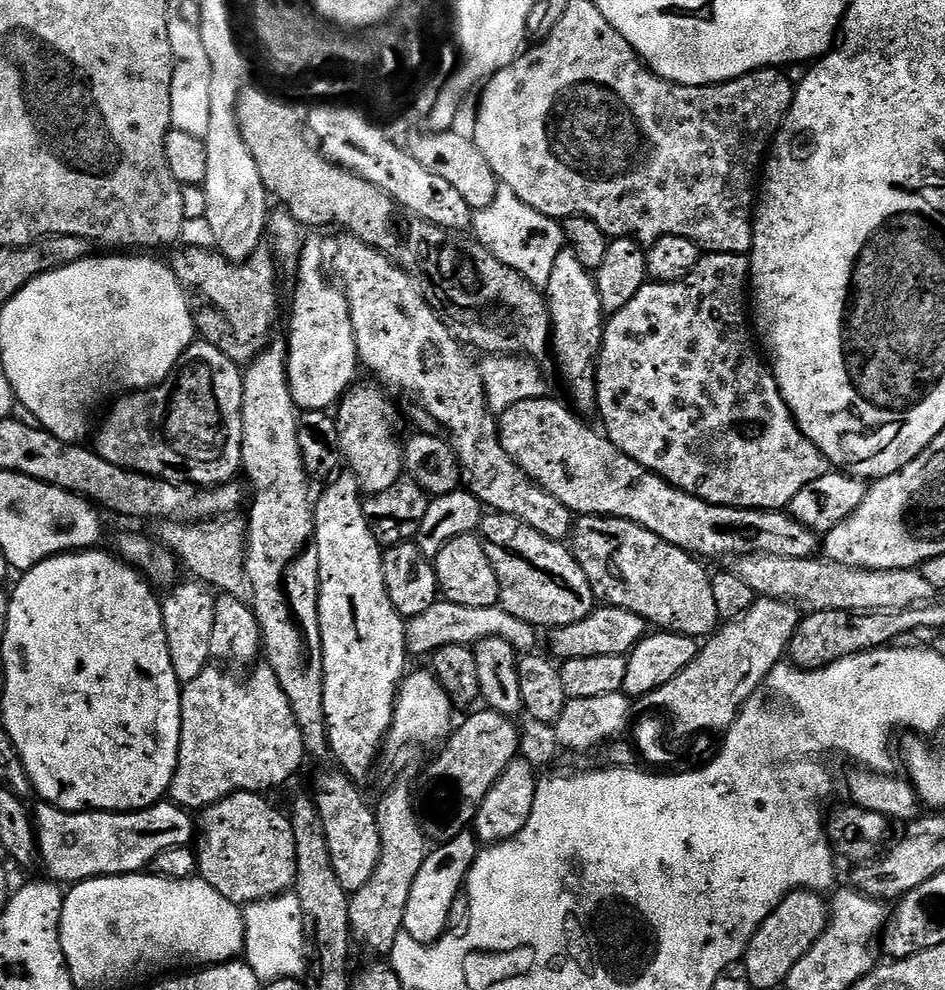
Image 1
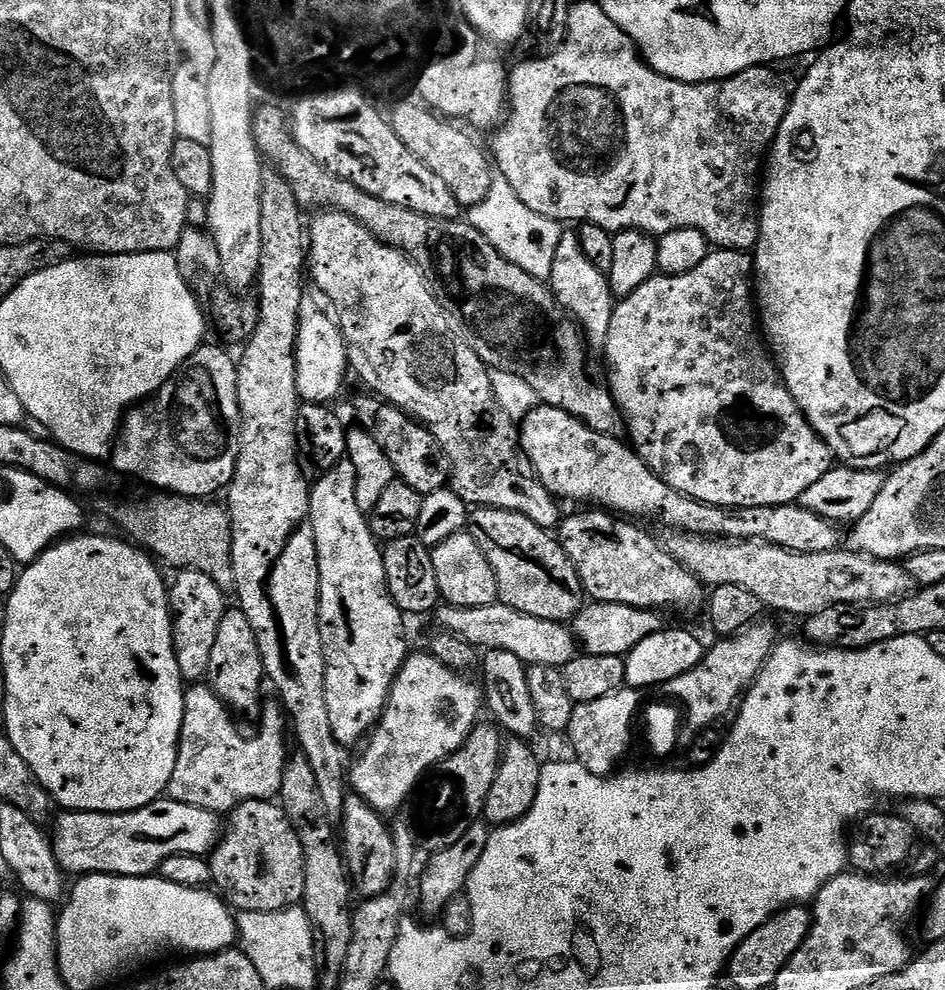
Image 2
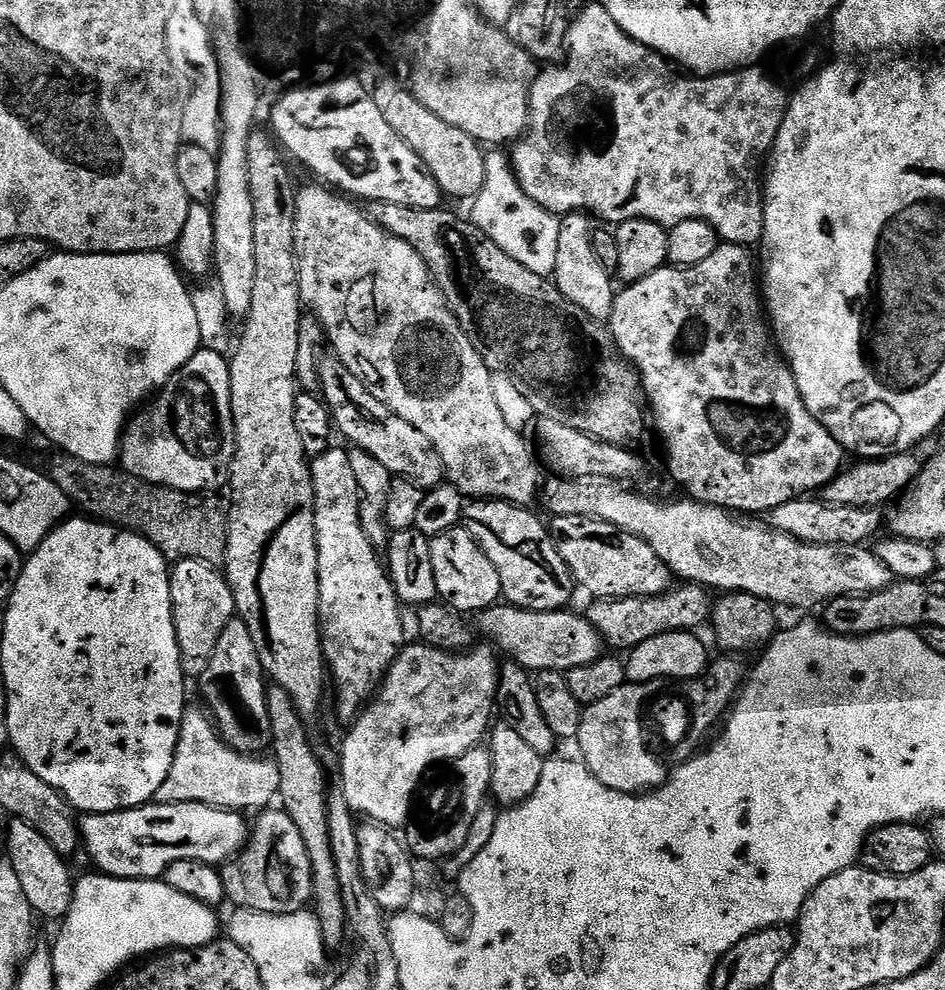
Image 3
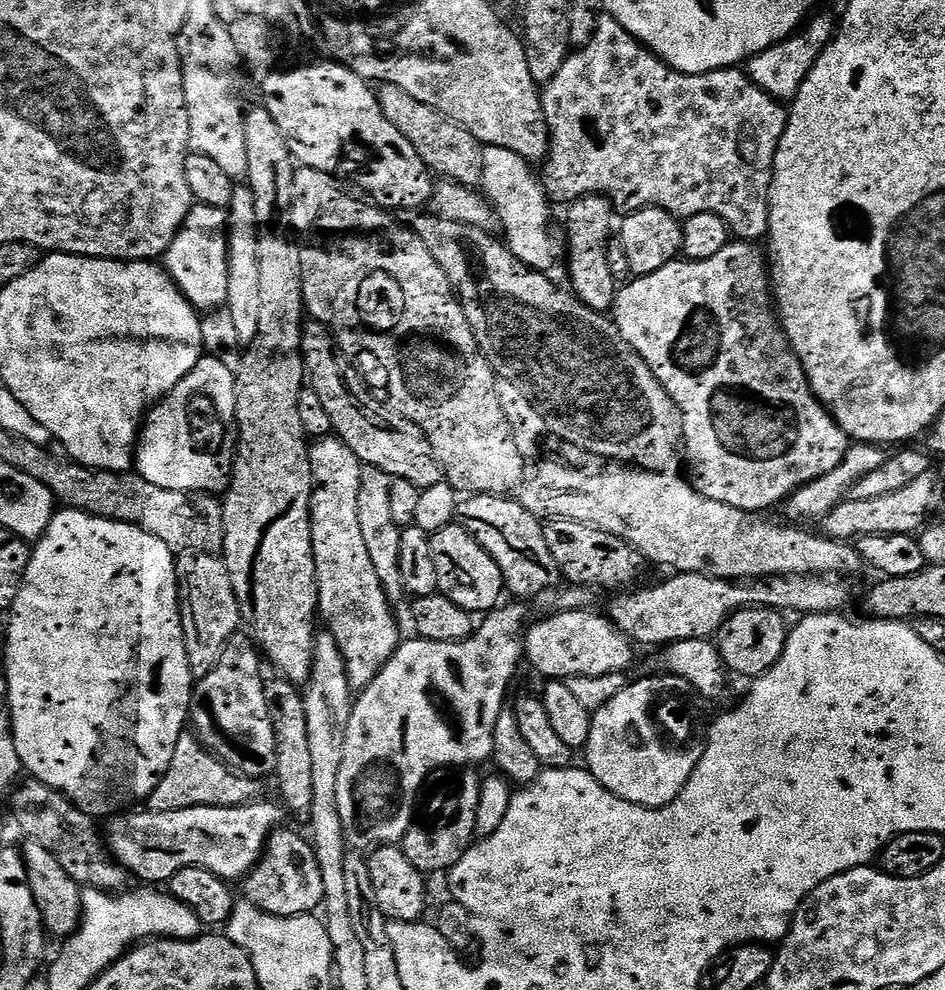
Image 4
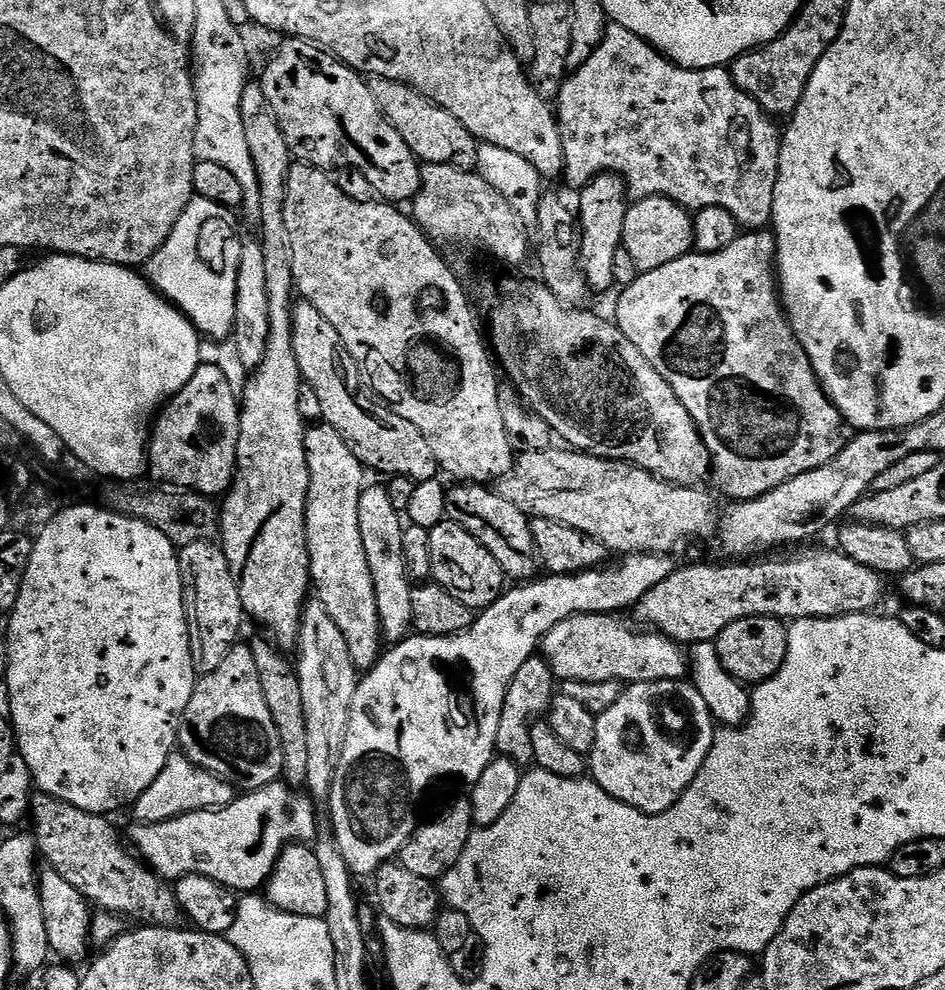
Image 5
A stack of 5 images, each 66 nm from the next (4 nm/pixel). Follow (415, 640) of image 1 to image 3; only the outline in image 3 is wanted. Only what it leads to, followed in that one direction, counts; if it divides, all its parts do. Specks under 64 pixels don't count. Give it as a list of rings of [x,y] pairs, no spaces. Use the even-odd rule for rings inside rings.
[[[511,606],[500,607],[486,608],[479,613],[480,628],[493,640],[491,643],[501,653],[504,651],[508,655],[505,657],[528,669],[529,673],[554,670],[566,674],[578,666],[593,664],[602,655],[600,635],[596,633],[596,627],[583,615],[575,616],[572,610],[535,612]]]

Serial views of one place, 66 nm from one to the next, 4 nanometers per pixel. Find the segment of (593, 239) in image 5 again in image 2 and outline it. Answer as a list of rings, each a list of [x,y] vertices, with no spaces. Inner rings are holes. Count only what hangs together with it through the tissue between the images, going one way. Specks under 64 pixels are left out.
[[[564,230],[562,232],[561,240],[555,251],[548,285],[560,306],[565,308],[567,313],[579,323],[582,323],[589,345],[593,349],[596,347],[596,350],[603,349],[609,334],[610,320],[613,318],[616,297],[609,286],[607,273],[598,270],[590,262],[585,251],[582,250],[582,242],[575,231]]]

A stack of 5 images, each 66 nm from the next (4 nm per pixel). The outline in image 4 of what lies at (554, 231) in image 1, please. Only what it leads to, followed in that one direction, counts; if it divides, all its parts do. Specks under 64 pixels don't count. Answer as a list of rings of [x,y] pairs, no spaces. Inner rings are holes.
[[[486,146],[483,152],[483,178],[480,183],[481,191],[485,199],[493,208],[493,215],[498,224],[501,224],[504,233],[503,237],[508,248],[523,264],[536,271],[549,271],[554,262],[554,246],[550,236],[550,205],[548,195],[544,191],[543,183],[532,174],[533,168],[529,161],[514,154],[513,151],[504,150],[501,147]]]

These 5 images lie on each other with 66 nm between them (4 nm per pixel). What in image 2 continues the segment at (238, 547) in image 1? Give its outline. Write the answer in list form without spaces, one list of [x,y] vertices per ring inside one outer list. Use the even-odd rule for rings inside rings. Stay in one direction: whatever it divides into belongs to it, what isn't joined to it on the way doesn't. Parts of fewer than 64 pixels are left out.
[[[152,494],[156,496],[144,496],[140,501],[120,500],[112,504],[108,512],[112,520],[121,528],[123,535],[129,541],[135,542],[139,547],[147,550],[157,561],[169,564],[175,570],[187,570],[201,572],[210,578],[221,588],[228,590],[233,587],[232,579],[232,519],[227,507],[223,503],[212,504],[208,498],[193,498],[191,496],[177,496],[175,494]]]

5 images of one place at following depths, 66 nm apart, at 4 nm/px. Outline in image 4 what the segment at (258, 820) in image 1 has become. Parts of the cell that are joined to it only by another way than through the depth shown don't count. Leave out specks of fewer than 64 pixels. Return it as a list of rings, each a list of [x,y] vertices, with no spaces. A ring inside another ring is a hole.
[[[285,826],[277,827],[264,843],[264,853],[255,866],[243,877],[243,899],[260,912],[271,916],[303,916],[317,911],[324,903],[322,870],[311,843]]]

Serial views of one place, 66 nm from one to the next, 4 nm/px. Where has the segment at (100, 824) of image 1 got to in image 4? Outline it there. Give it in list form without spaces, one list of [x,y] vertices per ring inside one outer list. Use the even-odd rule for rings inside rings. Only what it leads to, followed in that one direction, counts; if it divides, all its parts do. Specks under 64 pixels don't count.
[[[249,802],[233,808],[198,806],[165,812],[128,810],[107,821],[106,843],[112,858],[148,886],[163,885],[186,866],[205,868],[229,882],[239,881],[258,863],[268,835],[281,823],[279,803],[260,803]]]

